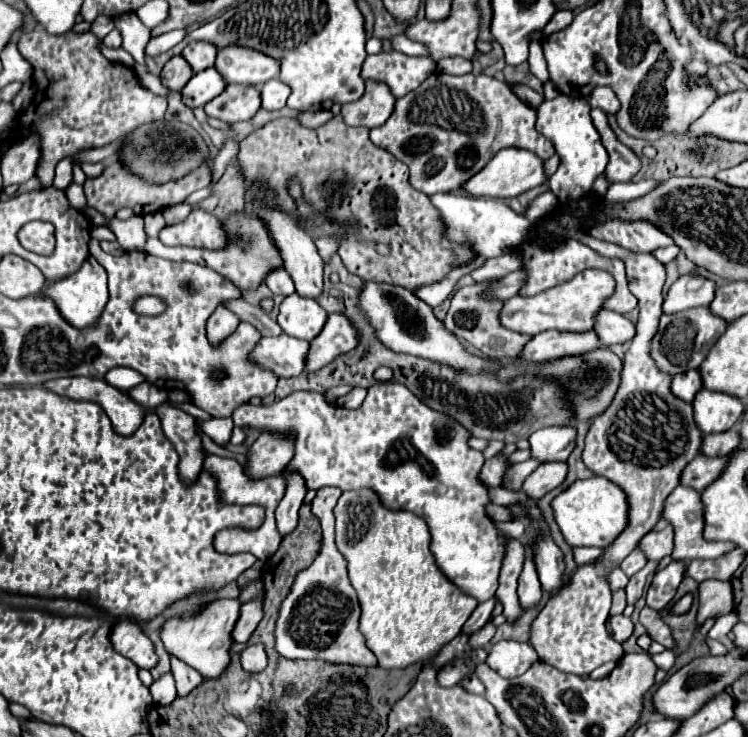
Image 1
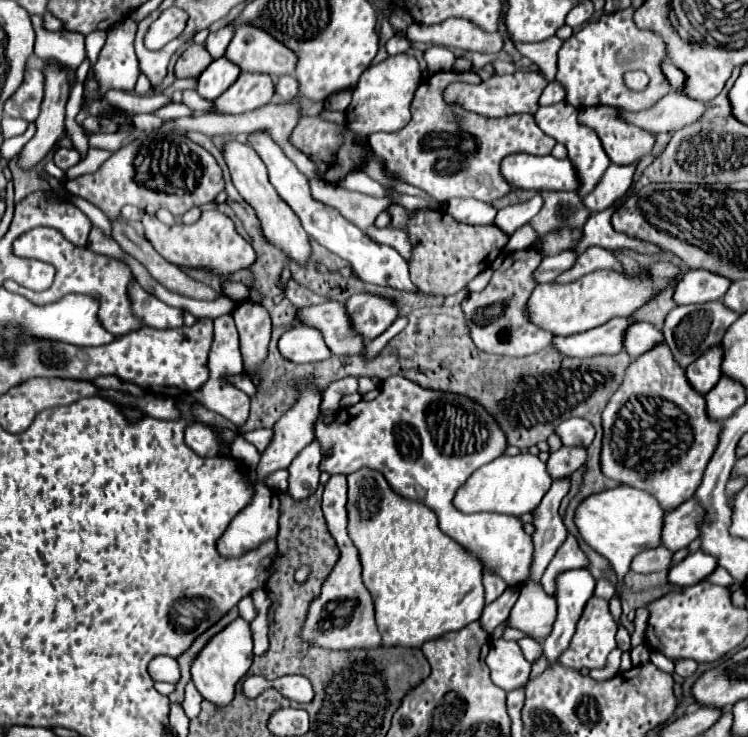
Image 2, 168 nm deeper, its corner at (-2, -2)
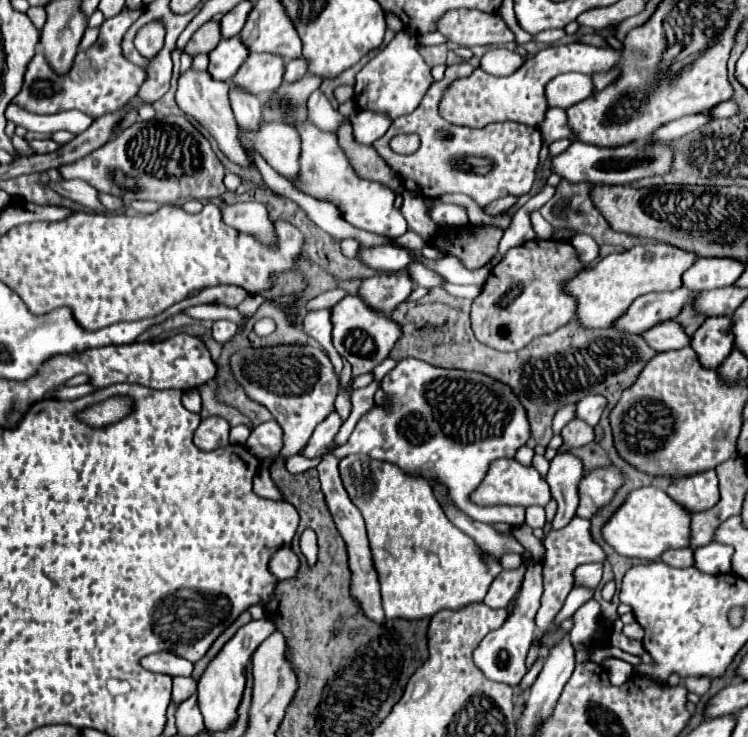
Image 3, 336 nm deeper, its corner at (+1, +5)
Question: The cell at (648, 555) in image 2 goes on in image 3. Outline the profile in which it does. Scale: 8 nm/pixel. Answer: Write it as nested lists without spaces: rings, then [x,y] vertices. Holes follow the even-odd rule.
[[[666,549],[662,555],[660,555],[660,561],[662,563],[668,563],[670,567],[692,567],[694,561],[692,561],[692,549]]]

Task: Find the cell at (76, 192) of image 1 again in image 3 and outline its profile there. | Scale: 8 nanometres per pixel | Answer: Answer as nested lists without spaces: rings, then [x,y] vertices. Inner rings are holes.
[[[13,134],[11,140],[15,149],[19,151],[23,156],[28,157],[36,154],[36,152],[31,148],[29,143],[24,138]]]

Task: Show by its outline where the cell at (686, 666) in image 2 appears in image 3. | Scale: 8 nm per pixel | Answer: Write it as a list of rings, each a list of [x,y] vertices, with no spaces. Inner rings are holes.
[[[686,677],[684,685],[688,691],[692,691],[696,695],[704,695],[710,687],[710,679],[708,677]]]

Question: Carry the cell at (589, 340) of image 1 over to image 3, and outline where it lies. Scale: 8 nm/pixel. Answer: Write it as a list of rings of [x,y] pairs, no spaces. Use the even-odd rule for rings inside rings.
[[[680,287],[670,293],[648,293],[638,297],[612,327],[620,333],[642,333],[660,321],[668,321],[680,313],[680,309],[694,299],[696,293]]]

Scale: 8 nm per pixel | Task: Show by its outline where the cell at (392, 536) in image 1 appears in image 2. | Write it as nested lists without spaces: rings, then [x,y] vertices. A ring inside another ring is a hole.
[[[359,468],[347,480],[349,536],[359,550],[363,582],[375,600],[383,646],[419,648],[427,640],[479,620],[485,608],[479,558],[439,530],[431,508],[393,492],[381,472]]]

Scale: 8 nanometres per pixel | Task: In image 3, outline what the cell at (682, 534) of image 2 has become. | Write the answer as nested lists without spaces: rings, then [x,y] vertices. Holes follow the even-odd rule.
[[[704,471],[692,477],[684,477],[668,485],[666,493],[680,503],[688,513],[700,513],[718,503],[718,477],[716,471]]]

